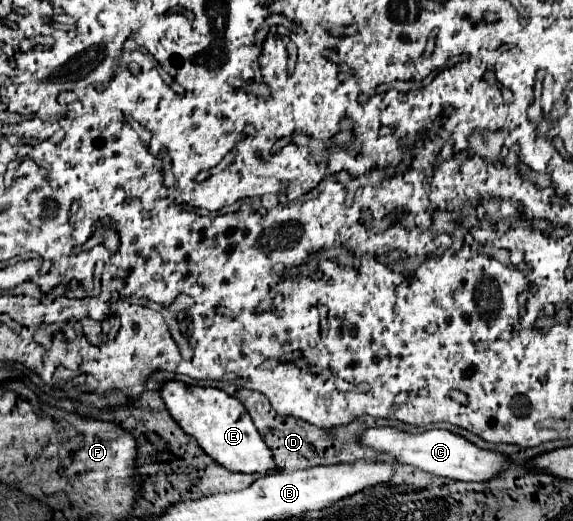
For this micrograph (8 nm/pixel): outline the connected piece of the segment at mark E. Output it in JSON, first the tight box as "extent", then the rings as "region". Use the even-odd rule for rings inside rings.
{"extent":[161,381,277,475],"region":[[[177,381],[165,383],[161,389],[161,397],[171,417],[179,423],[179,427],[187,435],[195,437],[199,447],[225,469],[233,473],[257,473],[257,475],[277,473],[271,449],[261,439],[247,409],[237,397],[227,395],[225,391],[215,387],[191,387]]]}

